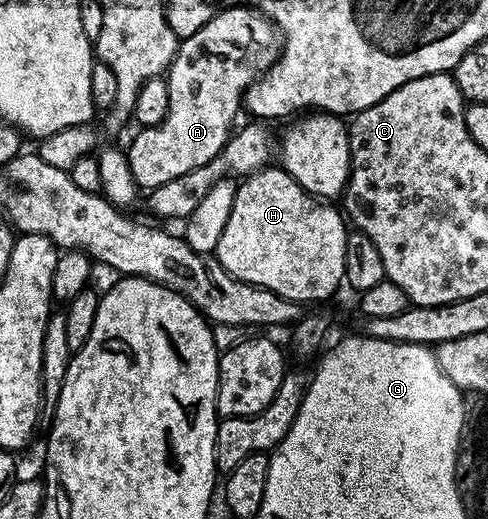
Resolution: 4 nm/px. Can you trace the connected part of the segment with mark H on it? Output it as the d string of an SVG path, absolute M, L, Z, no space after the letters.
M266 167L259 170L258 173L252 173L250 177L244 178L244 180L237 185L235 207L231 207L231 219L227 219L227 227L223 227L223 235L219 238L219 243L215 250L217 262L219 262L235 279L275 291L275 295L283 295L288 301L295 301L298 303L306 303L305 301L315 301L313 303L328 302L328 297L331 296L337 288L342 288L345 279L343 251L347 251L347 239L349 238L346 218L343 216L340 208L337 208L338 210L332 209L332 207L329 206L332 204L314 197L313 194L308 193L302 185L295 183L295 179L284 167L273 168L274 167Z

